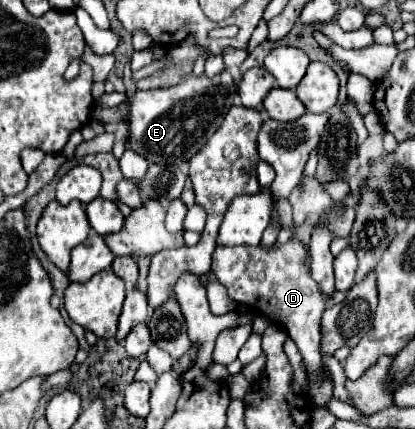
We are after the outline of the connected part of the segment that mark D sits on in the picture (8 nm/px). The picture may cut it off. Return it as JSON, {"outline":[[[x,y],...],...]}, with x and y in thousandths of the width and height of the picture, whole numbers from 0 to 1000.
{"outline":[[[692,564],[663,583],[629,573],[523,573],[513,587],[508,629],[571,709],[595,709],[605,723],[639,732],[667,755],[682,755],[692,779],[711,793],[745,876],[773,890],[783,862],[769,811],[769,751],[778,723],[788,718],[788,704],[773,690],[764,662],[749,653],[745,629],[730,620],[730,611],[735,578],[720,564]]]}

